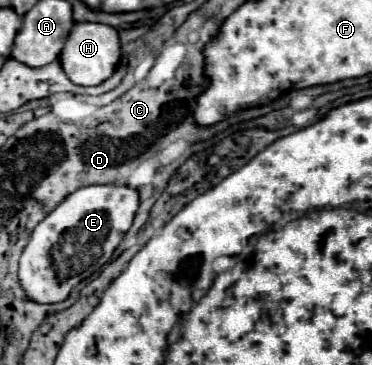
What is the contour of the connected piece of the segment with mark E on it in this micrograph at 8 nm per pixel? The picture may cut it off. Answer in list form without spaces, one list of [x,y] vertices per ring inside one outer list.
[[[86,186],[72,192],[32,232],[20,256],[18,280],[26,296],[38,304],[56,304],[106,262],[132,226],[138,210],[138,192],[128,186]]]

